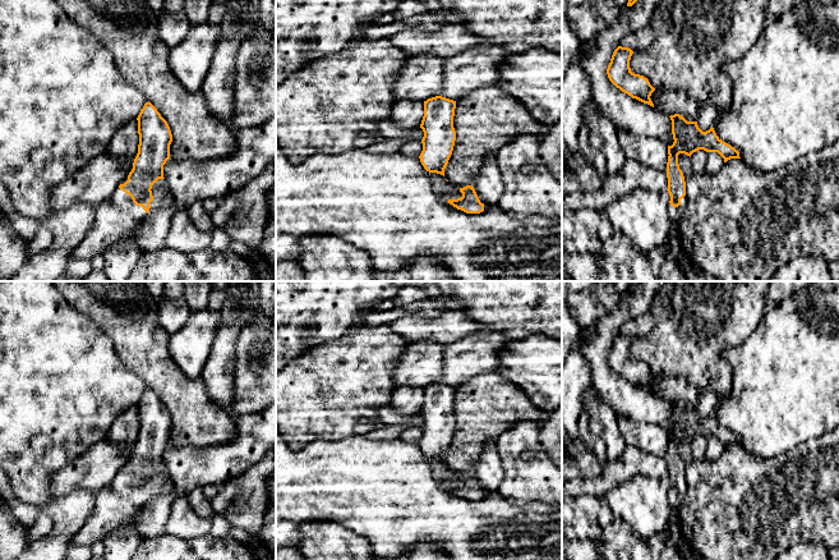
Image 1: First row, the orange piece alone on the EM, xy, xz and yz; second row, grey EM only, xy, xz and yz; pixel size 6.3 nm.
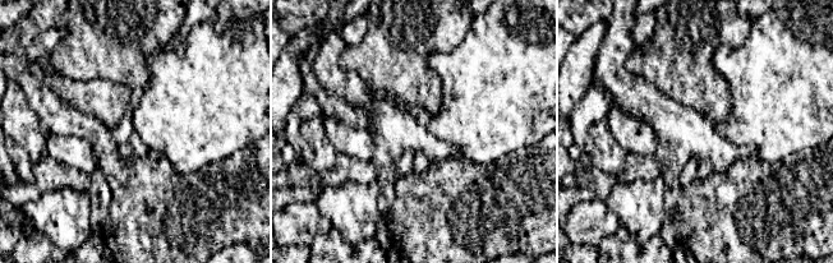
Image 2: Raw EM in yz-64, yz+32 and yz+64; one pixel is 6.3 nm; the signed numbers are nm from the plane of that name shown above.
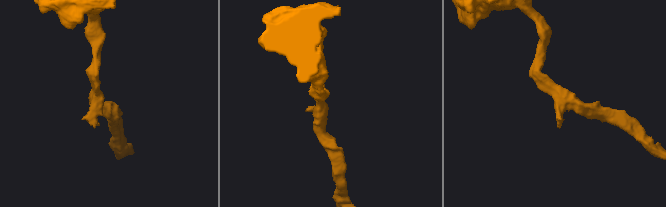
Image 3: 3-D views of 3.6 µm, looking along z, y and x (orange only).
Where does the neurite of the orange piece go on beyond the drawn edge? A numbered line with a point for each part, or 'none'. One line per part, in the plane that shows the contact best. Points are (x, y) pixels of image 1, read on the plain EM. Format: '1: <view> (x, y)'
1: xy (116, 504)

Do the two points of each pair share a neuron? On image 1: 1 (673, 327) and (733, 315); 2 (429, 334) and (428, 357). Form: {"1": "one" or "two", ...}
{"1": "one", "2": "two"}

